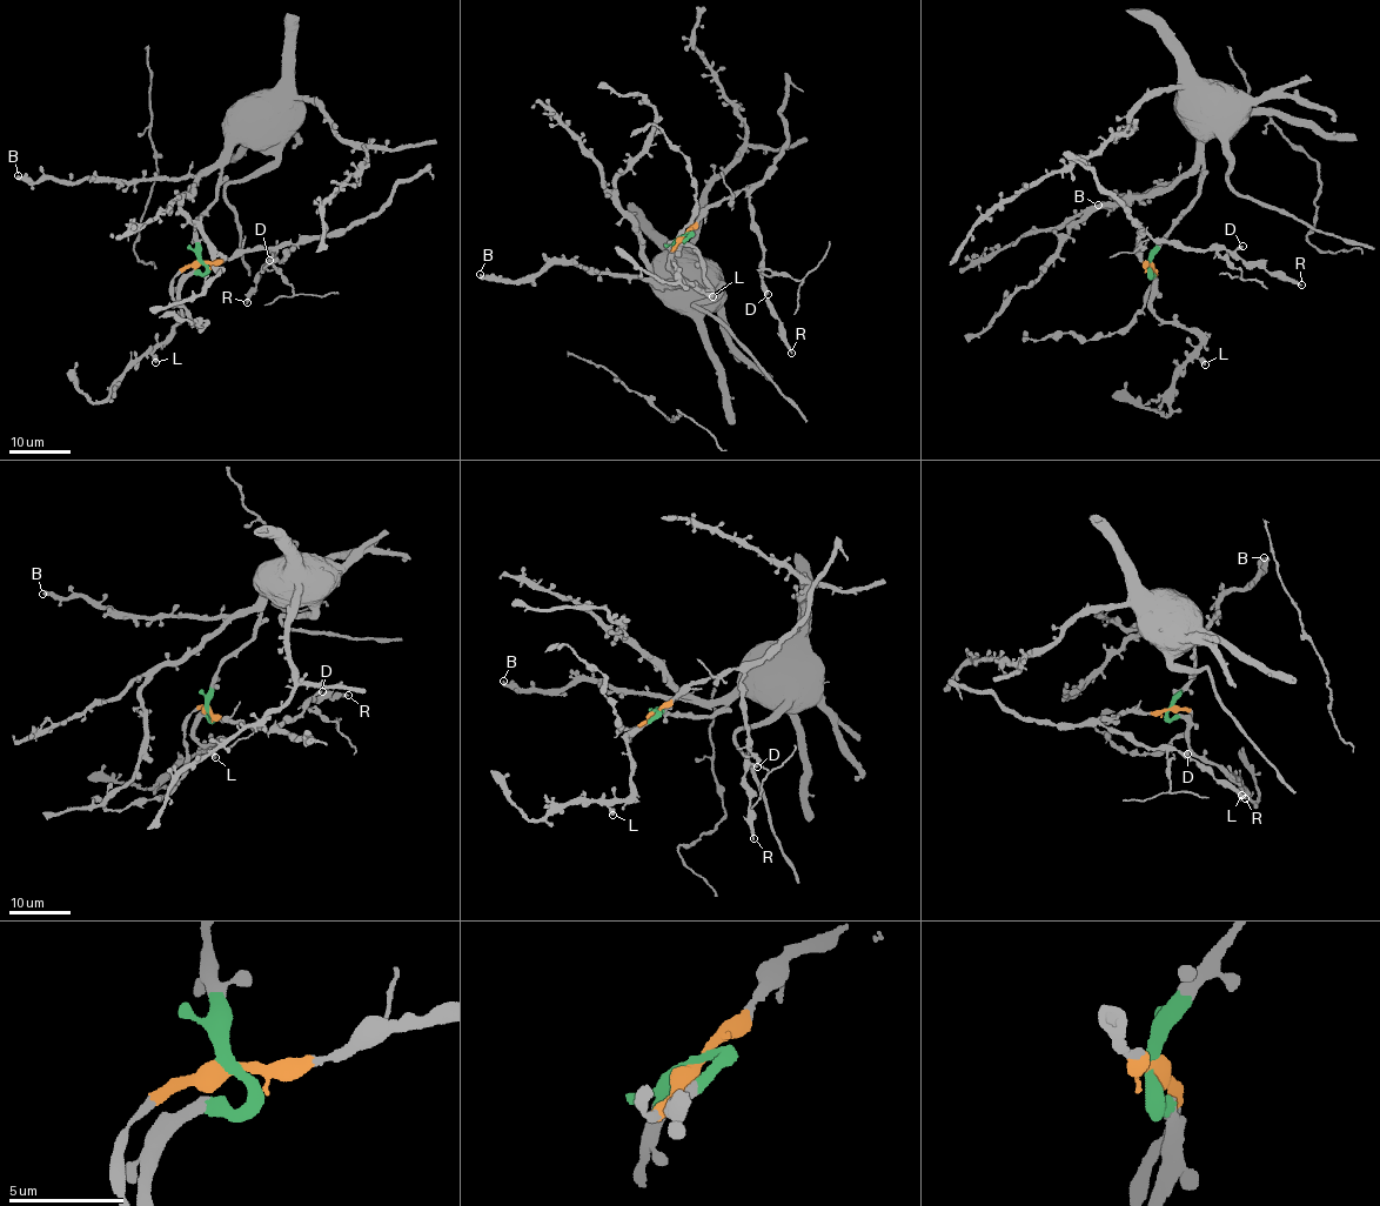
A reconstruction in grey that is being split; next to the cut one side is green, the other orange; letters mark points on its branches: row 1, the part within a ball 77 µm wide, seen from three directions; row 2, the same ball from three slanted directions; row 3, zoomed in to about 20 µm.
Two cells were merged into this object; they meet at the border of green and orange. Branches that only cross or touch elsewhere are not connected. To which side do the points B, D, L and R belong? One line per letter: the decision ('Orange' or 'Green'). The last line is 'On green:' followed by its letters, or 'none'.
B: Green
D: Orange
L: Green
R: Orange
On green: B, L

